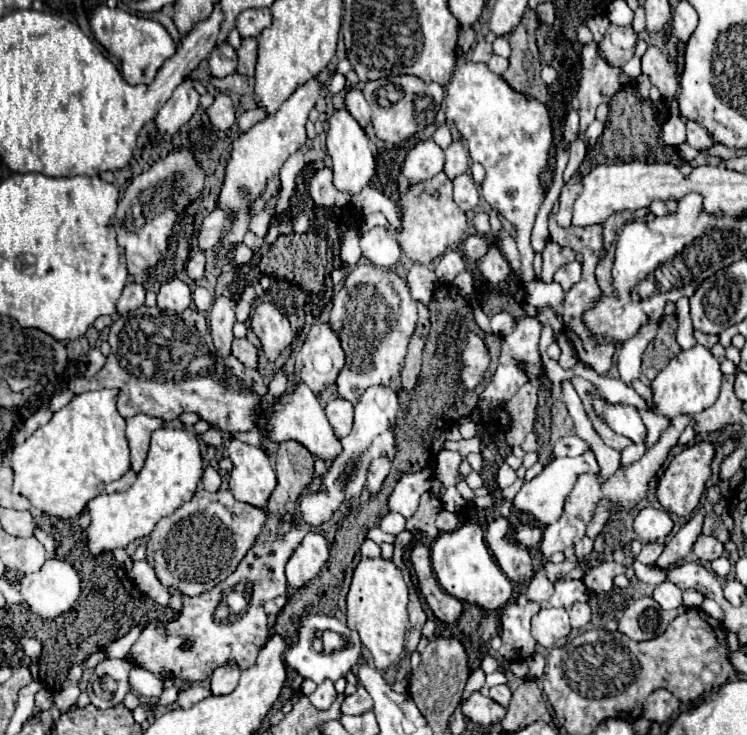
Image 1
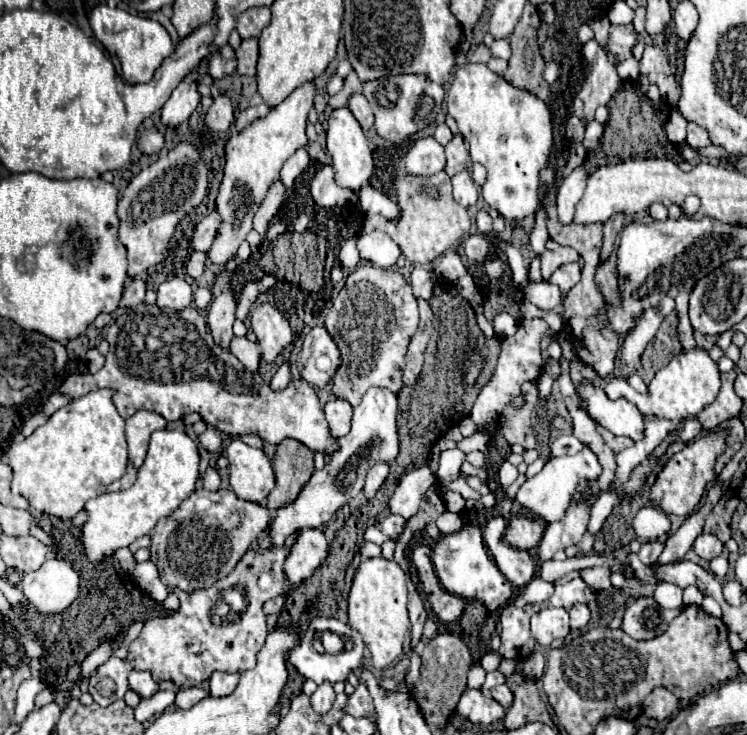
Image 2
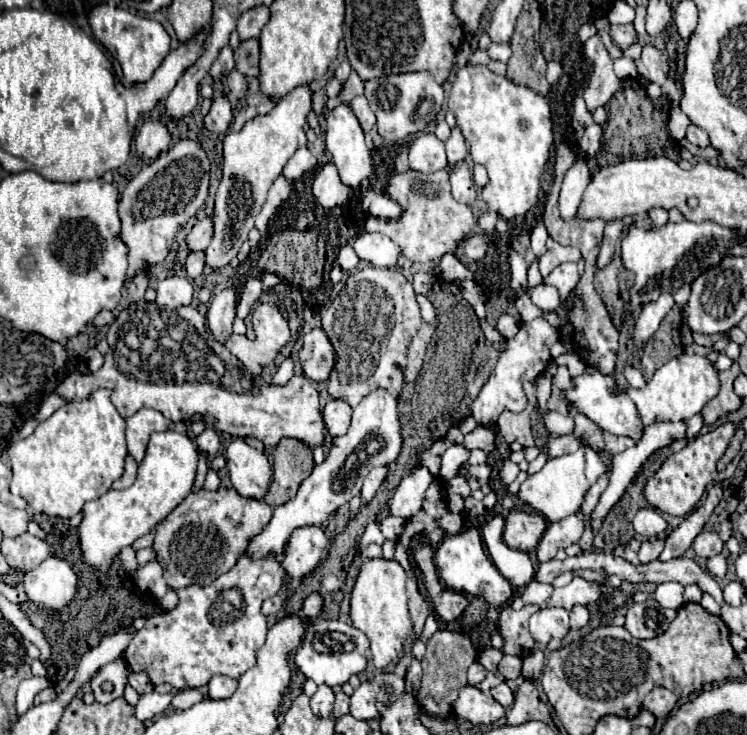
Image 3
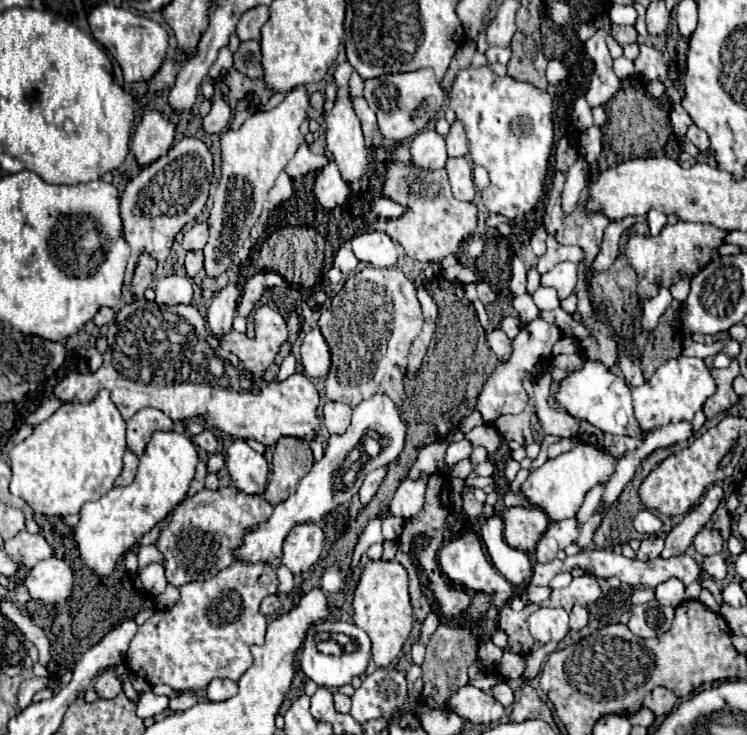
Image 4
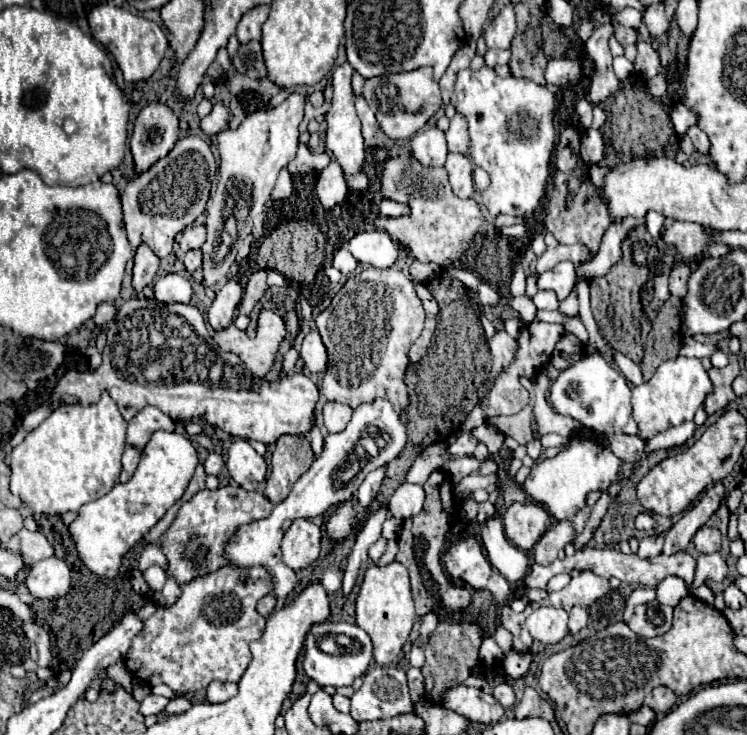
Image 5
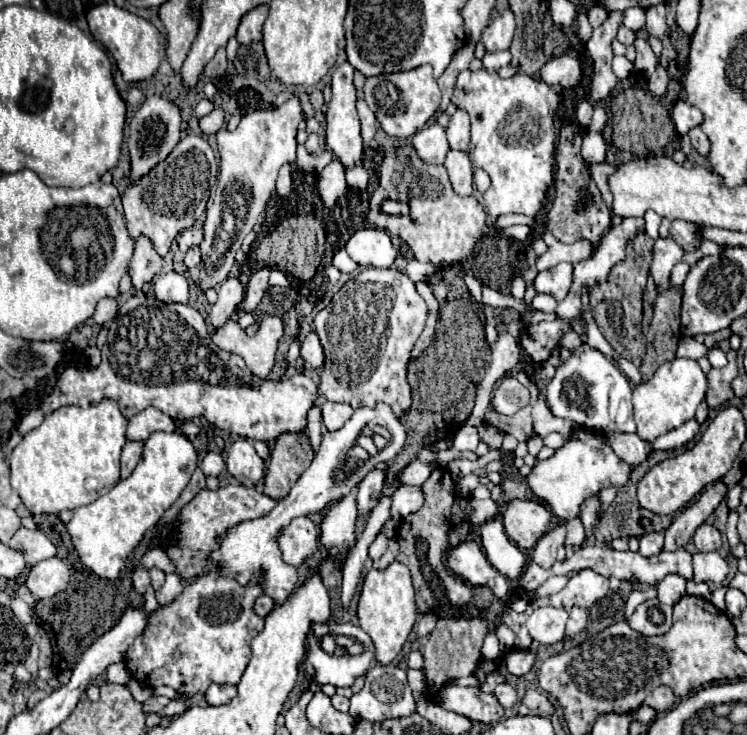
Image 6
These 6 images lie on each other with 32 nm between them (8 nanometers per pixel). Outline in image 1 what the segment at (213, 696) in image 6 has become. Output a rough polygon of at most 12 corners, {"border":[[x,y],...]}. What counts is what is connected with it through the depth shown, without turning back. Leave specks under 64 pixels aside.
{"border":[[224,666],[210,678],[214,696],[230,694],[240,680],[238,668]]}

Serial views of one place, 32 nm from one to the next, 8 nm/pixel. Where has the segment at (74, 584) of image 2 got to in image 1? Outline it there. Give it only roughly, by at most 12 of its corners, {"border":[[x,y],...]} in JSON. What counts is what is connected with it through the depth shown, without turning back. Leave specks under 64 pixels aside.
{"border":[[50,558],[20,580],[32,612],[56,618],[76,602],[80,578]]}

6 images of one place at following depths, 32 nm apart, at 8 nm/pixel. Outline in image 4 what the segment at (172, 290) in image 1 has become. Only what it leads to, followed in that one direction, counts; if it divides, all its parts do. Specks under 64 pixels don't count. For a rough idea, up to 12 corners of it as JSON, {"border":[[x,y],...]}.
{"border":[[184,276],[156,282],[156,304],[190,304],[192,282]]}

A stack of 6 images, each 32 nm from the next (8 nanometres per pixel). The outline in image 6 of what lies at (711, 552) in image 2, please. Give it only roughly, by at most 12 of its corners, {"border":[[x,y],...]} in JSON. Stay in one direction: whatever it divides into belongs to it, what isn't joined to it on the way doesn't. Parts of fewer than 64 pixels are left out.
{"border":[[700,524],[694,544],[700,552],[712,552],[722,546],[722,534]]}

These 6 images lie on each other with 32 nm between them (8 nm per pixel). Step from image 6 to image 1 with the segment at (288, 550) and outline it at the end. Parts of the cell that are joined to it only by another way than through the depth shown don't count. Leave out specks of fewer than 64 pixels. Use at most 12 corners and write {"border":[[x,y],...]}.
{"border":[[306,532],[286,564],[290,588],[302,588],[328,560],[328,542]]}

